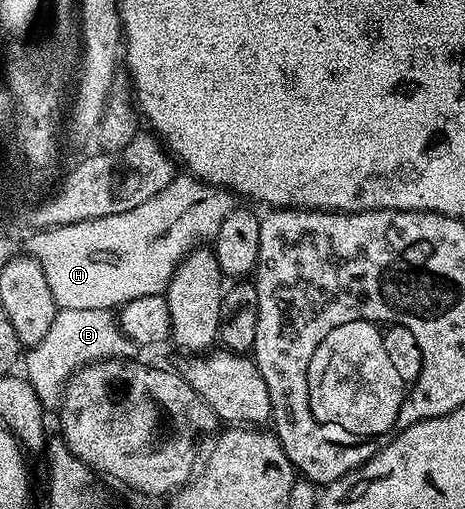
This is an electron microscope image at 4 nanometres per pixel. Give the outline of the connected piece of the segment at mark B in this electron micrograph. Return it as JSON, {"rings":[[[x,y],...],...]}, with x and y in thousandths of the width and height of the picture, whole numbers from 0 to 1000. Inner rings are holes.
{"rings":[[[125,607],[92,668],[65,682],[49,703],[49,735],[77,770],[95,804],[120,804],[133,790],[142,749],[166,727],[196,711],[230,703],[292,705],[303,684],[269,662],[249,619],[230,607]]]}

